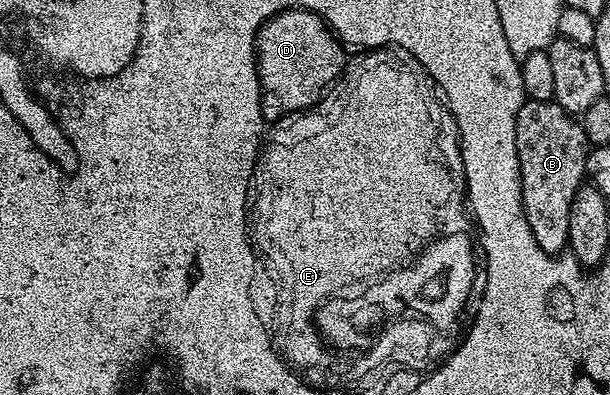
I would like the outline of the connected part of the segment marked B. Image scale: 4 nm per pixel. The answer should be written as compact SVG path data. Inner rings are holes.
M526 99L515 122L515 146L519 154L521 193L527 226L531 226L531 234L535 234L535 242L539 242L543 251L550 254L564 253L569 242L571 202L586 179L585 163L591 145L585 136L585 128L580 119L564 112L553 100Z

